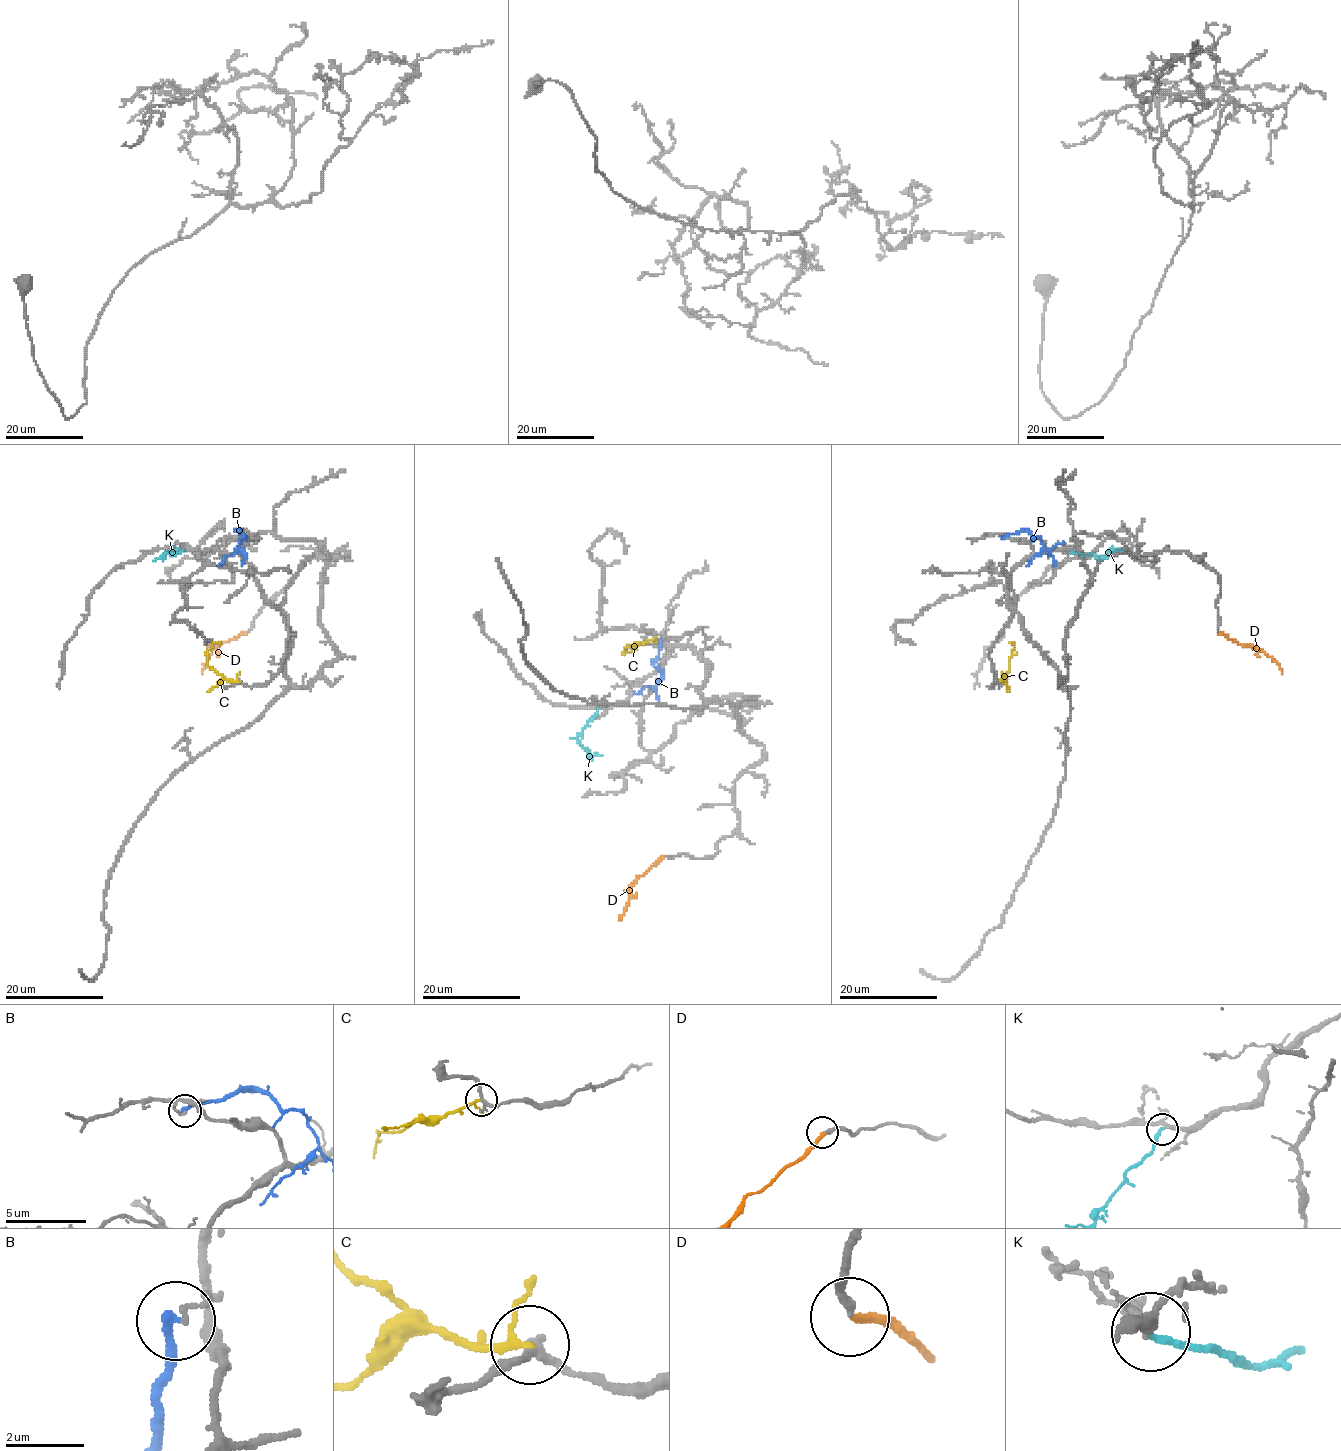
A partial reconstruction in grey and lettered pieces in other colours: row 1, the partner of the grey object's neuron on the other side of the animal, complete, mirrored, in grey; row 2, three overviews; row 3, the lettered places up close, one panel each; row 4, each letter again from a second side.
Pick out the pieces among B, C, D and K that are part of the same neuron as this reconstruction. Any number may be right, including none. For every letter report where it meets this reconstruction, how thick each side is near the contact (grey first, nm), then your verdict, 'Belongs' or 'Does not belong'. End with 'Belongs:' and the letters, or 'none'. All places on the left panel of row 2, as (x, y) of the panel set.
B: Touches grey at (244, 537). Thickness 100 nm (grey) against 240 nm. Does not belong
C: Touches grey at (238, 681). Thickness 200 nm (grey) against 140 nm. Does not belong
D: Touches grey at (244, 633). Thickness 240 nm (grey) against 220 nm. Belongs
K: Touches grey at (181, 551). Thickness 160 nm (grey) against 160 nm. Belongs
Belongs: D, K

